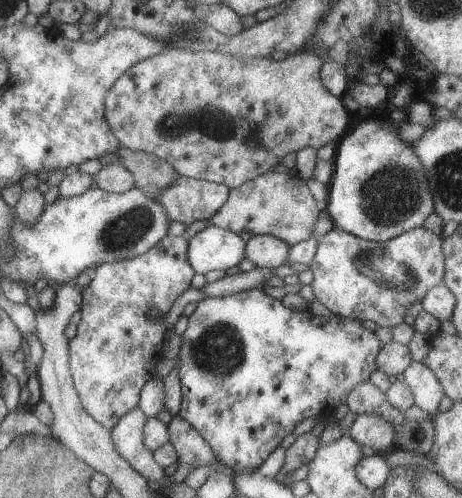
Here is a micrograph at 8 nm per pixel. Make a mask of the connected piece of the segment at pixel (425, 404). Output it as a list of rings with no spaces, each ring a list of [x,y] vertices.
[[[411,361],[402,374],[403,382],[410,388],[414,405],[429,414],[437,412],[444,392],[435,374],[423,362],[415,361]]]

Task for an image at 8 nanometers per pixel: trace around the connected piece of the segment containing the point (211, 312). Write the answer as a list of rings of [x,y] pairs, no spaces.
[[[254,288],[241,291],[235,294],[219,297],[207,297],[198,302],[197,308],[188,316],[185,331],[181,337],[181,350],[179,350],[177,361],[181,362],[179,366],[179,382],[182,394],[182,400],[178,415],[188,422],[213,450],[213,456],[217,458],[219,464],[231,468],[234,473],[240,473],[241,470],[257,471],[259,466],[267,460],[269,454],[274,448],[277,448],[287,434],[292,433],[295,426],[305,419],[317,416],[333,415],[335,408],[346,402],[347,394],[361,382],[369,380],[369,375],[373,370],[377,370],[376,356],[381,350],[381,342],[375,336],[374,332],[367,330],[363,323],[355,318],[347,316],[323,317],[315,315],[308,310],[293,310],[283,306],[279,299],[270,297],[263,292],[263,289]]]

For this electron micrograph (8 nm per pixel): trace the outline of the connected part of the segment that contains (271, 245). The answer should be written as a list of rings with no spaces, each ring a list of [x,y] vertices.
[[[253,235],[245,242],[244,257],[256,267],[277,268],[285,264],[289,245],[269,235]]]

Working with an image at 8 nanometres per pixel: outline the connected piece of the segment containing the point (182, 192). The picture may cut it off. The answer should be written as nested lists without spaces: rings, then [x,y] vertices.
[[[181,177],[153,198],[163,206],[169,221],[188,225],[211,218],[225,204],[228,194],[224,184]]]

